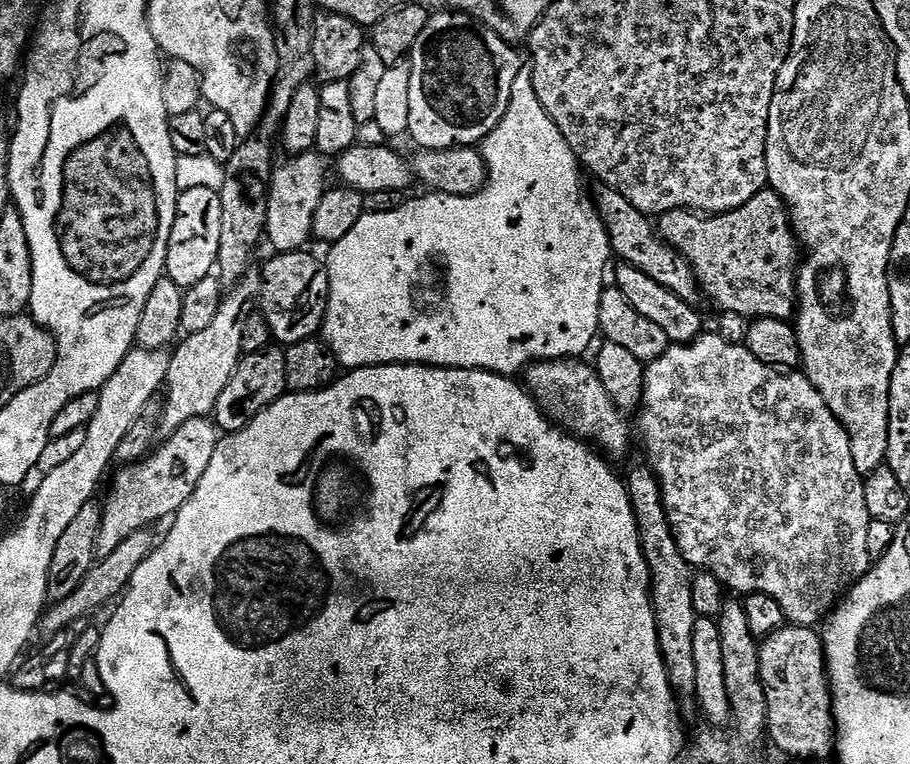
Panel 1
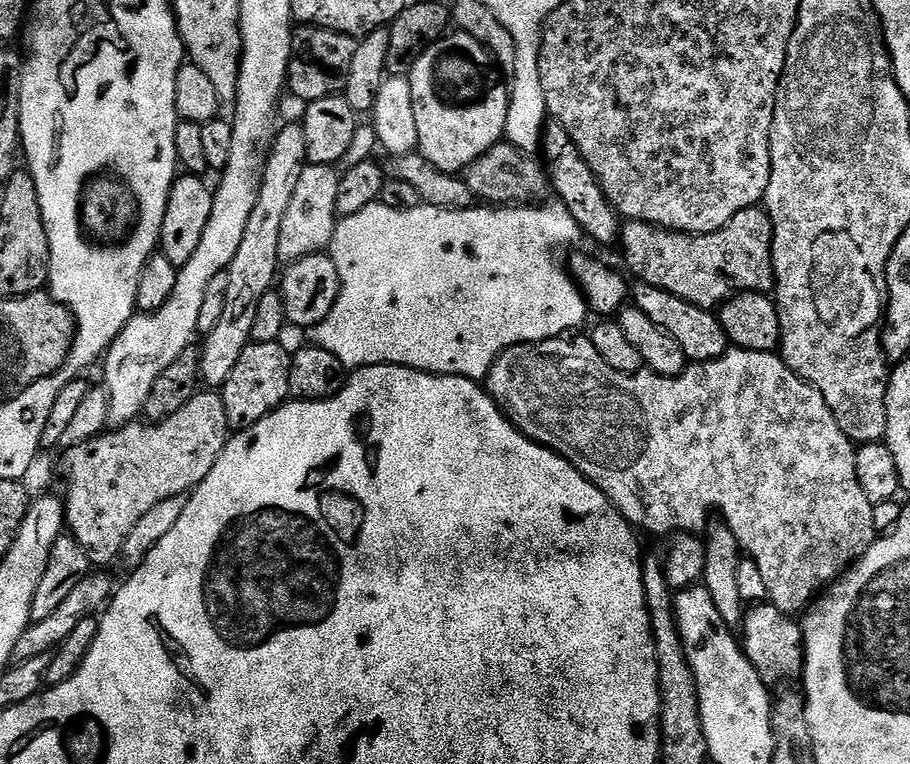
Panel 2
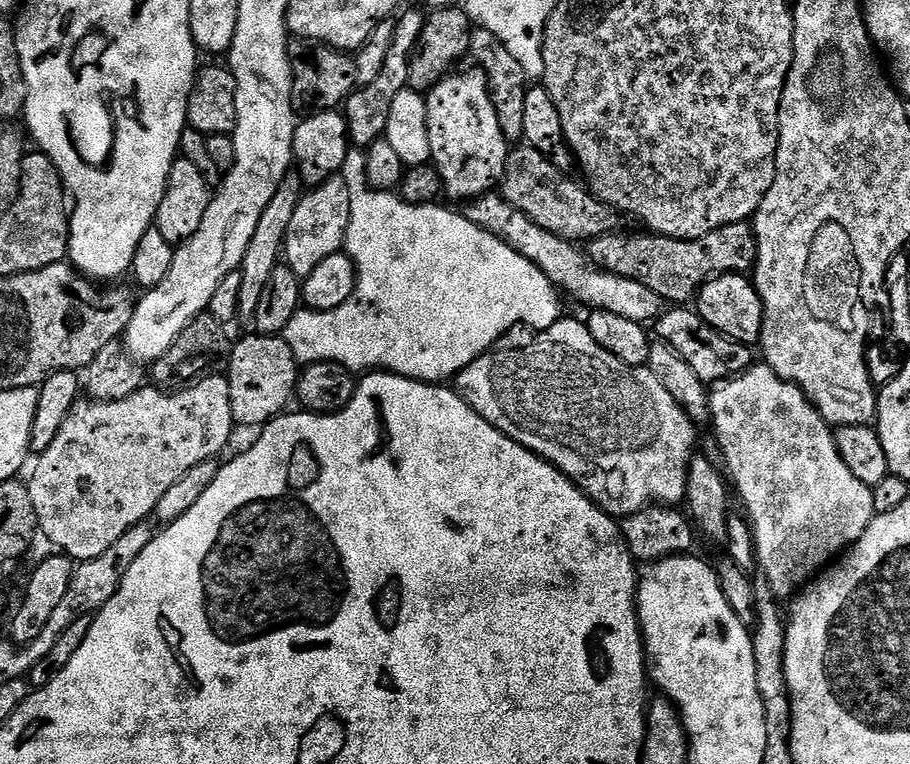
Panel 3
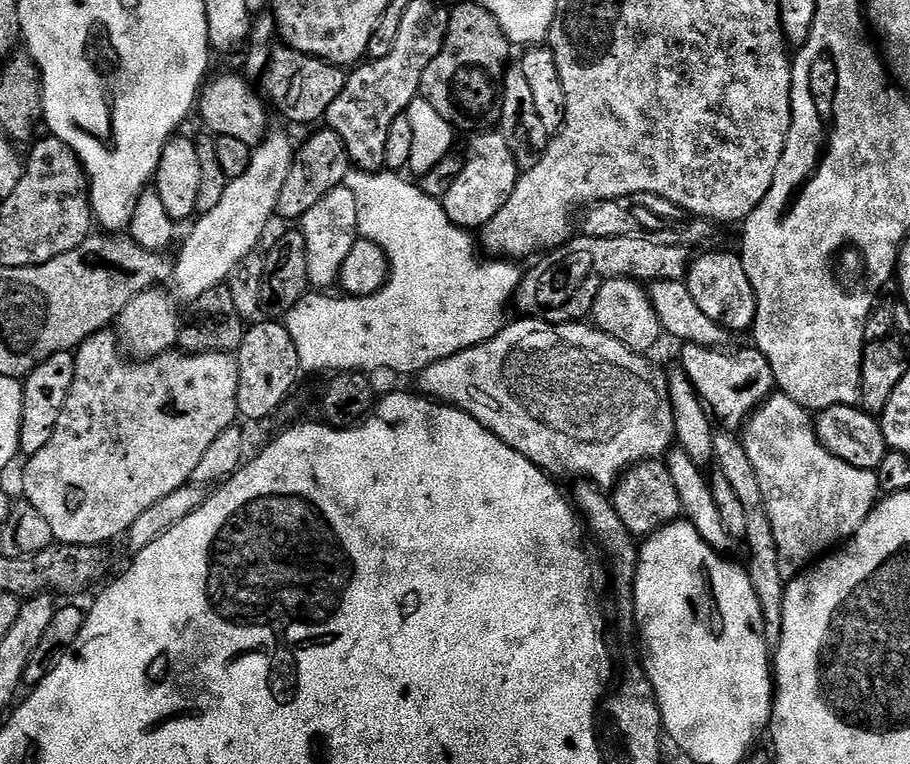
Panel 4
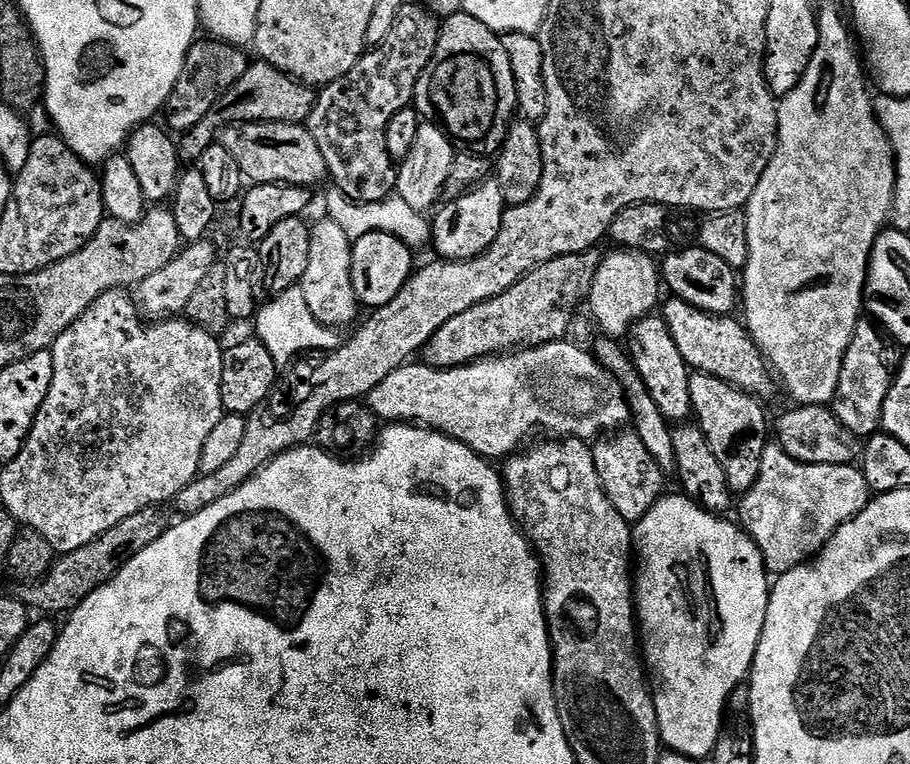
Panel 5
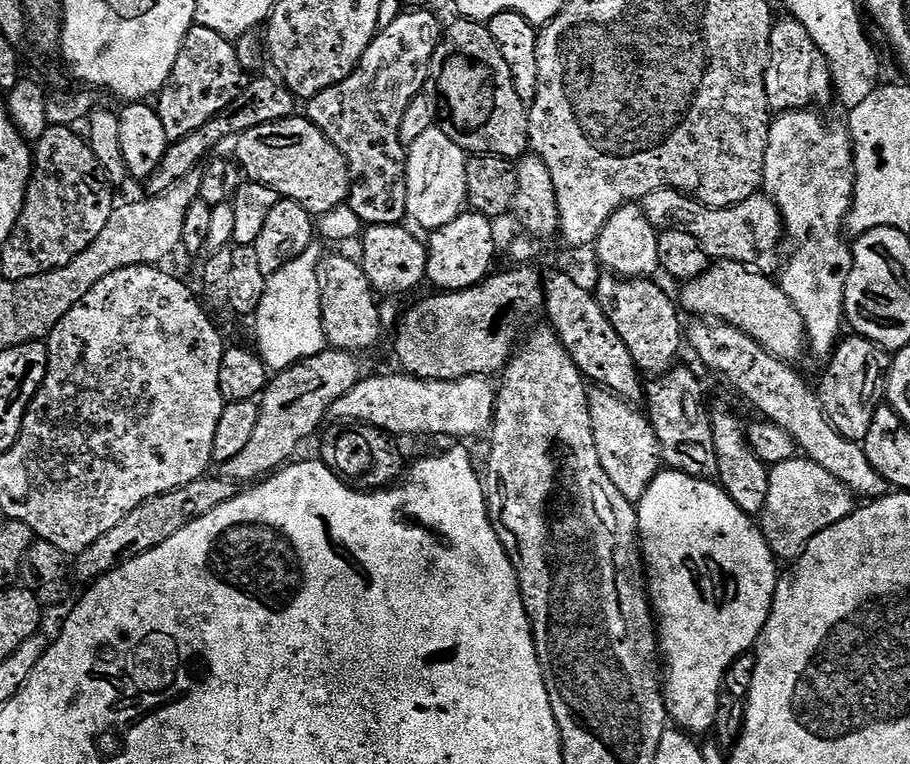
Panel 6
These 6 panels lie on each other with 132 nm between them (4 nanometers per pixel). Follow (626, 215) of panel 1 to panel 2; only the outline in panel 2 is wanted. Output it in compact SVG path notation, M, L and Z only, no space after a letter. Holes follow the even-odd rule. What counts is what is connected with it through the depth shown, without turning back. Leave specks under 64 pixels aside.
M549 119L544 125L544 132L540 136L539 155L544 155L542 168L550 181L550 188L556 191L559 203L578 222L581 233L589 236L596 244L614 245L621 239L622 220L612 203L606 198L599 180L592 172L592 168L582 158L574 138L566 134L561 124Z

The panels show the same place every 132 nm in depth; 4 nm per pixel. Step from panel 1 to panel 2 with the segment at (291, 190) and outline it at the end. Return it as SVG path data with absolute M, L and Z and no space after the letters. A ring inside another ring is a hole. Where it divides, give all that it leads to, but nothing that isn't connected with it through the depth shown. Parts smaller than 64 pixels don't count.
M314 164L305 167L302 178L298 182L298 190L290 198L290 207L286 210L286 218L282 218L282 230L278 234L278 254L280 260L291 262L301 260L304 256L314 256L320 248L332 239L332 231L336 228L336 187L340 177L337 169L330 164Z

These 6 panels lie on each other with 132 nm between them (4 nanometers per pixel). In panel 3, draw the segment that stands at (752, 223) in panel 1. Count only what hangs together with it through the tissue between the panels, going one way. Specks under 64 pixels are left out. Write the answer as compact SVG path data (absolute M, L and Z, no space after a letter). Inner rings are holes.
M748 222L722 226L697 240L675 240L669 236L644 232L622 233L602 235L591 241L586 248L589 259L608 272L634 278L650 286L650 290L660 295L661 301L676 306L687 305L713 276L748 274L753 271L756 262L756 234L753 225Z

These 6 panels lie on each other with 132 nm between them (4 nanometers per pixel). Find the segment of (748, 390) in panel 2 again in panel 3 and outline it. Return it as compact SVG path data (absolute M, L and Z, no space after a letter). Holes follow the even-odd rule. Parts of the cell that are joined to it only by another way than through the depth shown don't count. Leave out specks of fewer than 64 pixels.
M561 318L554 326L543 330L533 331L527 326L517 326L505 336L500 337L500 341L492 345L487 352L483 352L477 360L470 362L470 366L462 369L454 378L454 388L478 415L484 416L486 422L490 422L490 426L494 426L504 436L509 436L516 444L521 444L523 448L535 452L549 464L553 464L577 488L581 488L601 510L613 518L623 518L632 516L635 512L643 512L649 507L650 502L655 502L660 506L676 506L679 500L681 503L685 499L686 455L684 456L684 444L688 444L692 440L693 420L678 406L678 402L674 402L674 398L670 398L666 386L662 386L662 382L658 382L658 378L654 378L654 374L647 366L631 368L629 364L623 364L618 358L614 358L614 354L610 354L605 348L598 346L598 342L594 342L594 338L588 333L587 323L580 321L579 324L576 320ZM763 362L749 368L743 376L733 376L731 380L725 380L719 386L713 387L710 392L710 412L714 417L714 424L716 420L716 440L720 443L720 452L724 455L724 464L728 467L726 472L734 485L735 495L737 492L741 502L748 507L746 516L752 525L752 535L756 537L756 554L759 565L762 567L762 574L767 577L772 592L777 598L795 597L817 573L829 567L841 553L851 548L858 538L862 538L866 526L870 526L872 517L877 515L872 496L873 489L858 482L858 478L854 478L854 474L850 474L846 462L842 462L840 452L836 448L833 429L822 418L820 411L809 402L804 391L797 388L796 385L788 383L787 380L780 379L776 371Z

